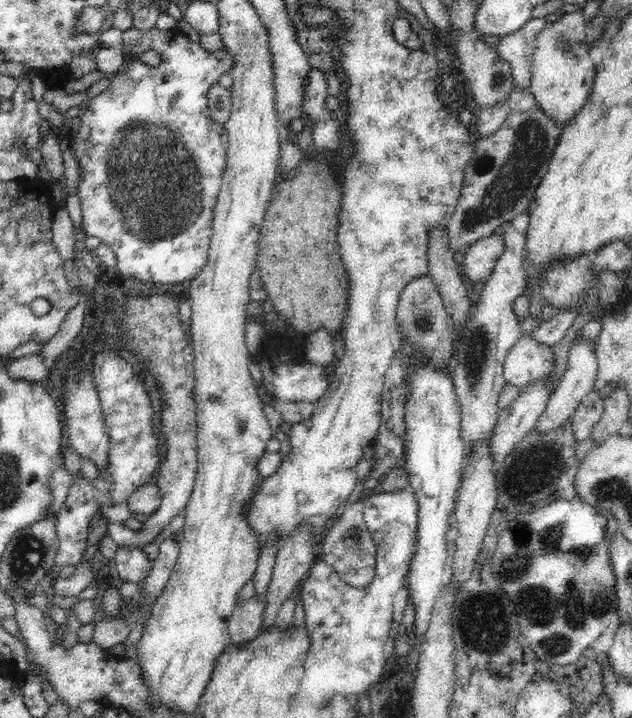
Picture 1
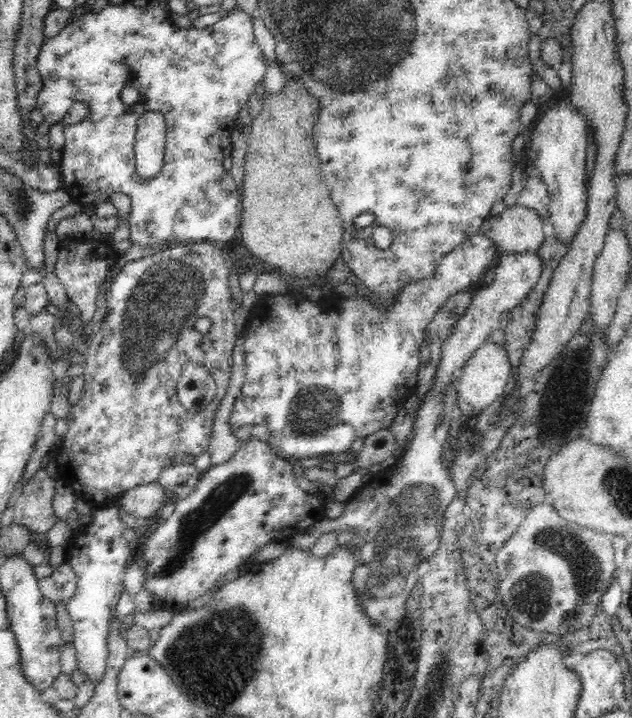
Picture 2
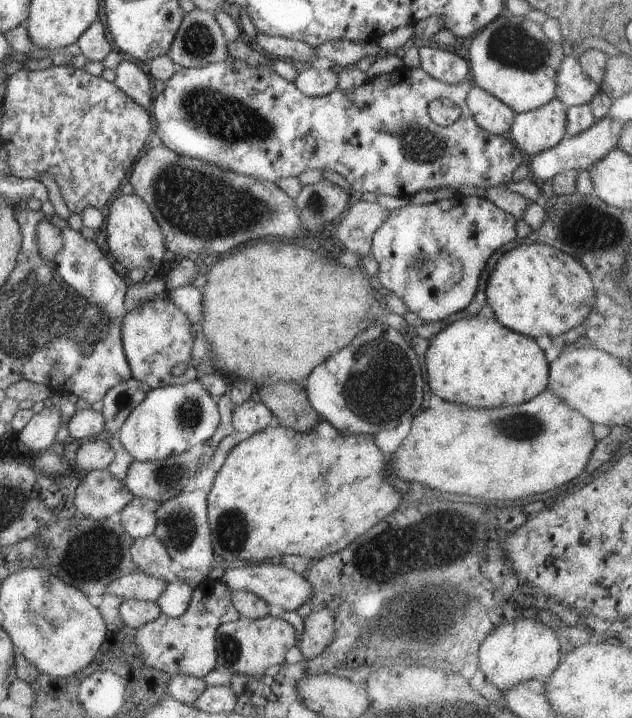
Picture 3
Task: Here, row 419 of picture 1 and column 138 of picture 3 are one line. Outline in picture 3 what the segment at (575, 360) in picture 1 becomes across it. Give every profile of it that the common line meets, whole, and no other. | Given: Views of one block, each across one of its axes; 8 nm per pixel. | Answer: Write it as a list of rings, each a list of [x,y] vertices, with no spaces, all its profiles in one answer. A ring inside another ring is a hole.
[[[156,534],[133,540],[130,552],[138,571],[154,575],[166,583],[179,580],[174,570],[170,569],[172,557],[168,554],[164,542],[158,540]]]

